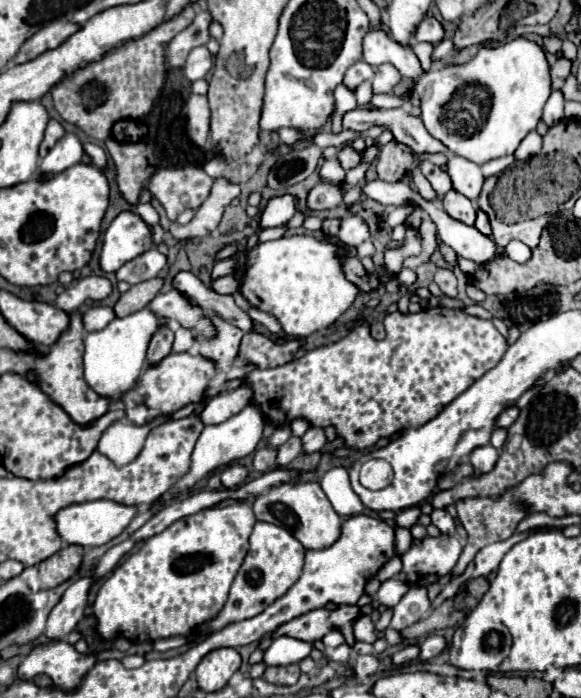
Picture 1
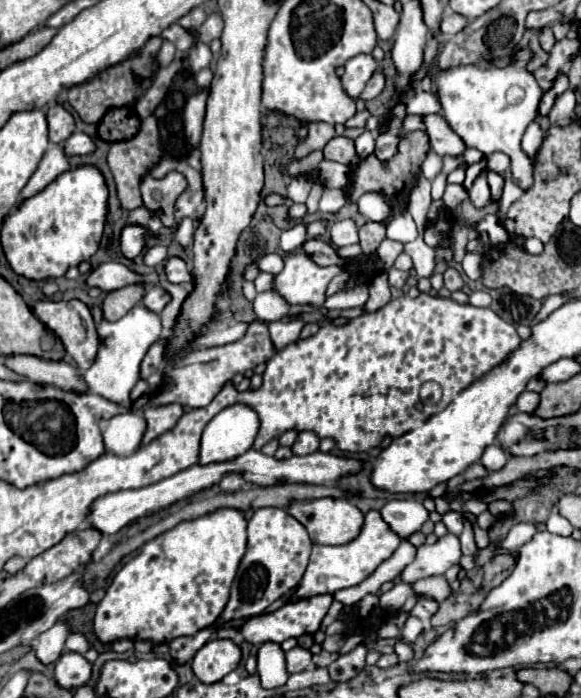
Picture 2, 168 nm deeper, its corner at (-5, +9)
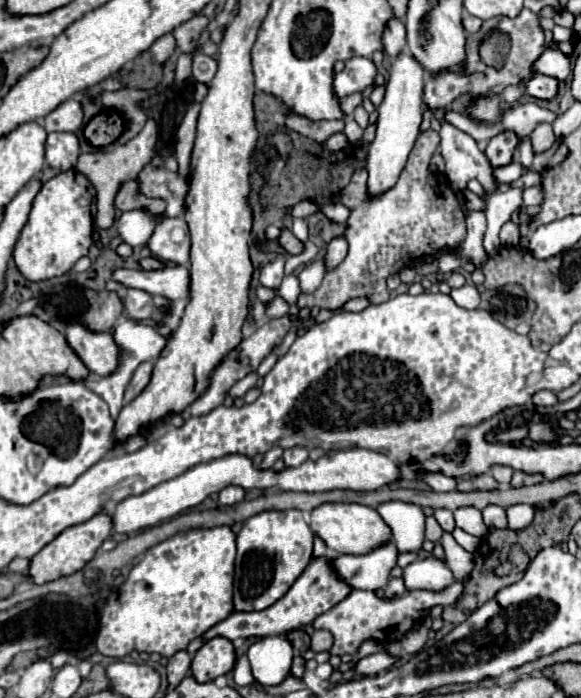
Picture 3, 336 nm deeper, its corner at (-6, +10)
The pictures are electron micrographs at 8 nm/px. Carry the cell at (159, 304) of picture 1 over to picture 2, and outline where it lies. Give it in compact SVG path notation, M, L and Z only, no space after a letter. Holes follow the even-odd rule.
M153 285L153 287L147 287L147 291L145 291L145 295L143 295L141 301L143 301L143 305L145 305L147 309L151 309L151 311L155 311L155 313L161 313L163 307L171 301L171 295L169 295L163 287Z

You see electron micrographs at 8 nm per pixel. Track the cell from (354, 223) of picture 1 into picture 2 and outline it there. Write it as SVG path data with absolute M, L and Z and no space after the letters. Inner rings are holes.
M343 219L343 221L335 221L329 229L329 239L335 247L345 247L351 243L357 243L357 223L353 219Z

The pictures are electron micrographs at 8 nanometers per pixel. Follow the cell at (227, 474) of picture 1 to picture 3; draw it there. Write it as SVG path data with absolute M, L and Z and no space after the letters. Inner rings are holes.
M228 486L220 492L220 506L234 506L234 502L242 502L246 496L246 492L240 486Z

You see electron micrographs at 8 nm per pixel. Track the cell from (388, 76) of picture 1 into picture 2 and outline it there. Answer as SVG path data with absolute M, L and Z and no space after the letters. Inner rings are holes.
M375 71L373 73L373 77L369 79L369 83L367 83L367 87L363 89L363 93L361 93L361 99L375 99L381 91L383 91L383 87L385 87L385 75L381 73L381 71Z

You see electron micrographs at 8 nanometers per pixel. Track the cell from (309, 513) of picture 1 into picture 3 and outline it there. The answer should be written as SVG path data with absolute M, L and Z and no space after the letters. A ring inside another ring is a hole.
M322 504L312 510L312 532L316 532L336 554L368 554L386 542L392 542L392 530L382 516L362 504Z

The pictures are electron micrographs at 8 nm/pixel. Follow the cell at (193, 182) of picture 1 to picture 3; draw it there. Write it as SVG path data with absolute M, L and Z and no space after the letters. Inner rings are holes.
M152 158L150 164L138 174L138 188L148 198L160 198L166 202L164 216L180 216L184 214L184 198L188 192L188 180L178 176L176 172L168 172L160 168L162 158Z

